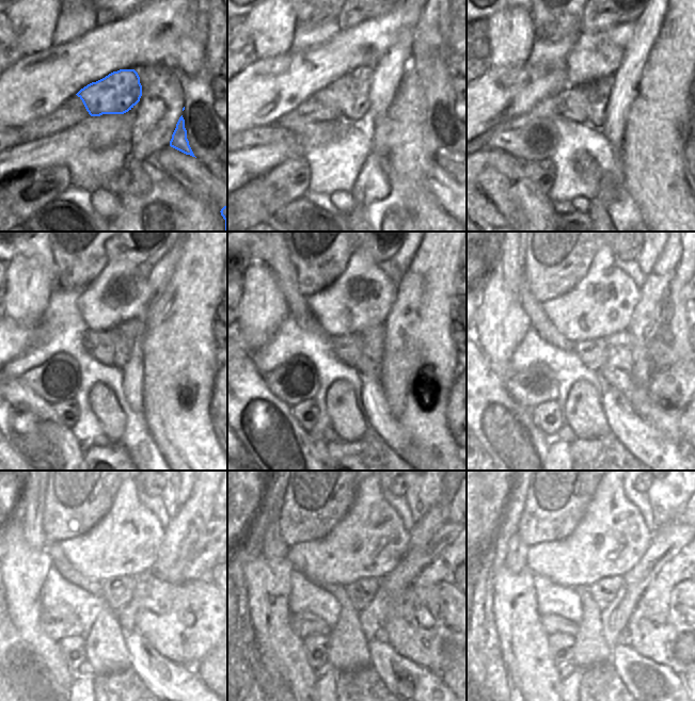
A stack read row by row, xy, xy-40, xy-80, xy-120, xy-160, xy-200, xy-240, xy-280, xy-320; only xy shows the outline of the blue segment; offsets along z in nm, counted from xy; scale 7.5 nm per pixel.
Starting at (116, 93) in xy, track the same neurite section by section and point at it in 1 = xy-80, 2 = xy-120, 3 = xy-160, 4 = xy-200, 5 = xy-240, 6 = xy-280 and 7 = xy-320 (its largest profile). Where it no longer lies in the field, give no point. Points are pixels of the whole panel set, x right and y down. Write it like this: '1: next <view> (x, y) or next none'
1: next xy-80 (597, 92)
2: next xy-120 (125, 335)
3: next xy-160 (369, 363)
4: next xy-200 (628, 364)
5: next xy-240 (184, 622)
6: next xy-280 (436, 643)
7: next xy-320 (683, 640)

